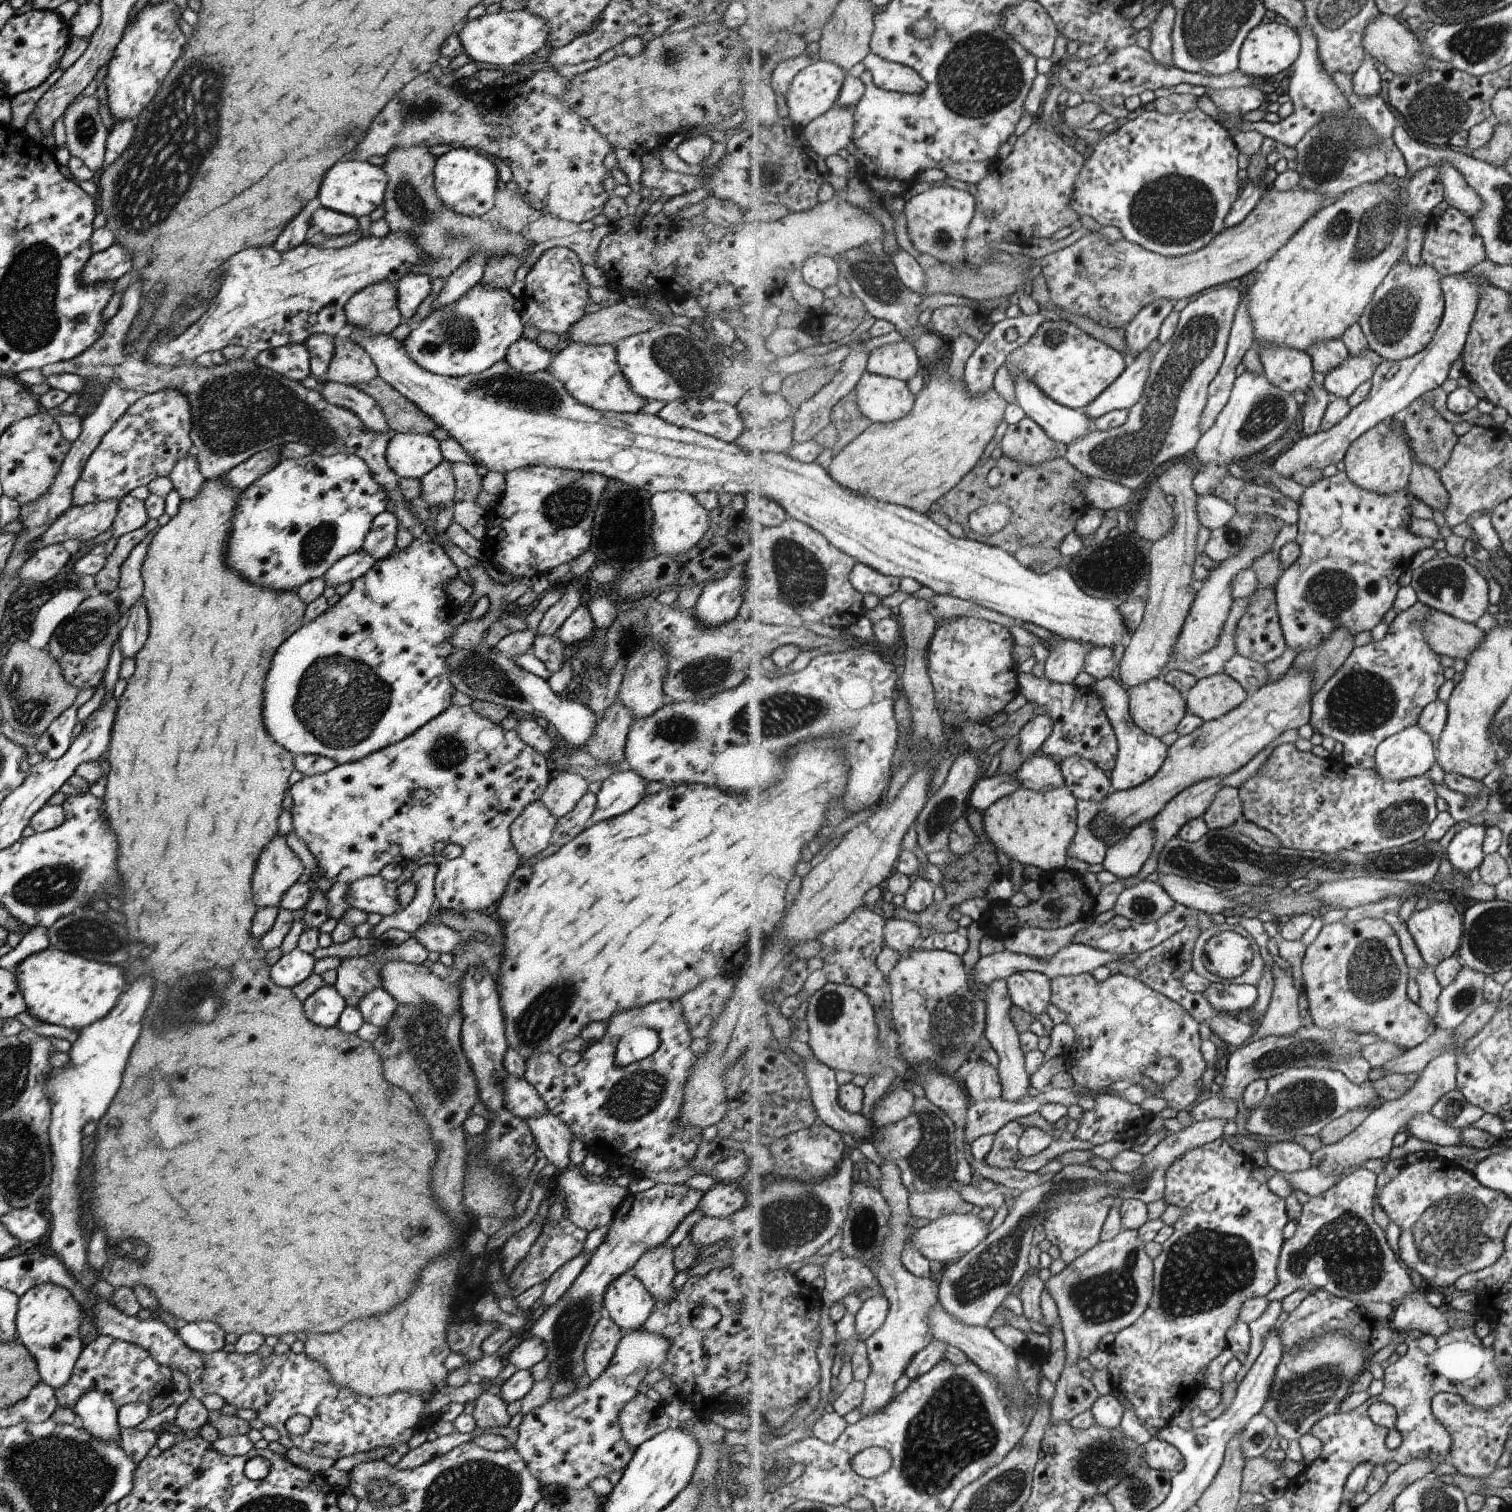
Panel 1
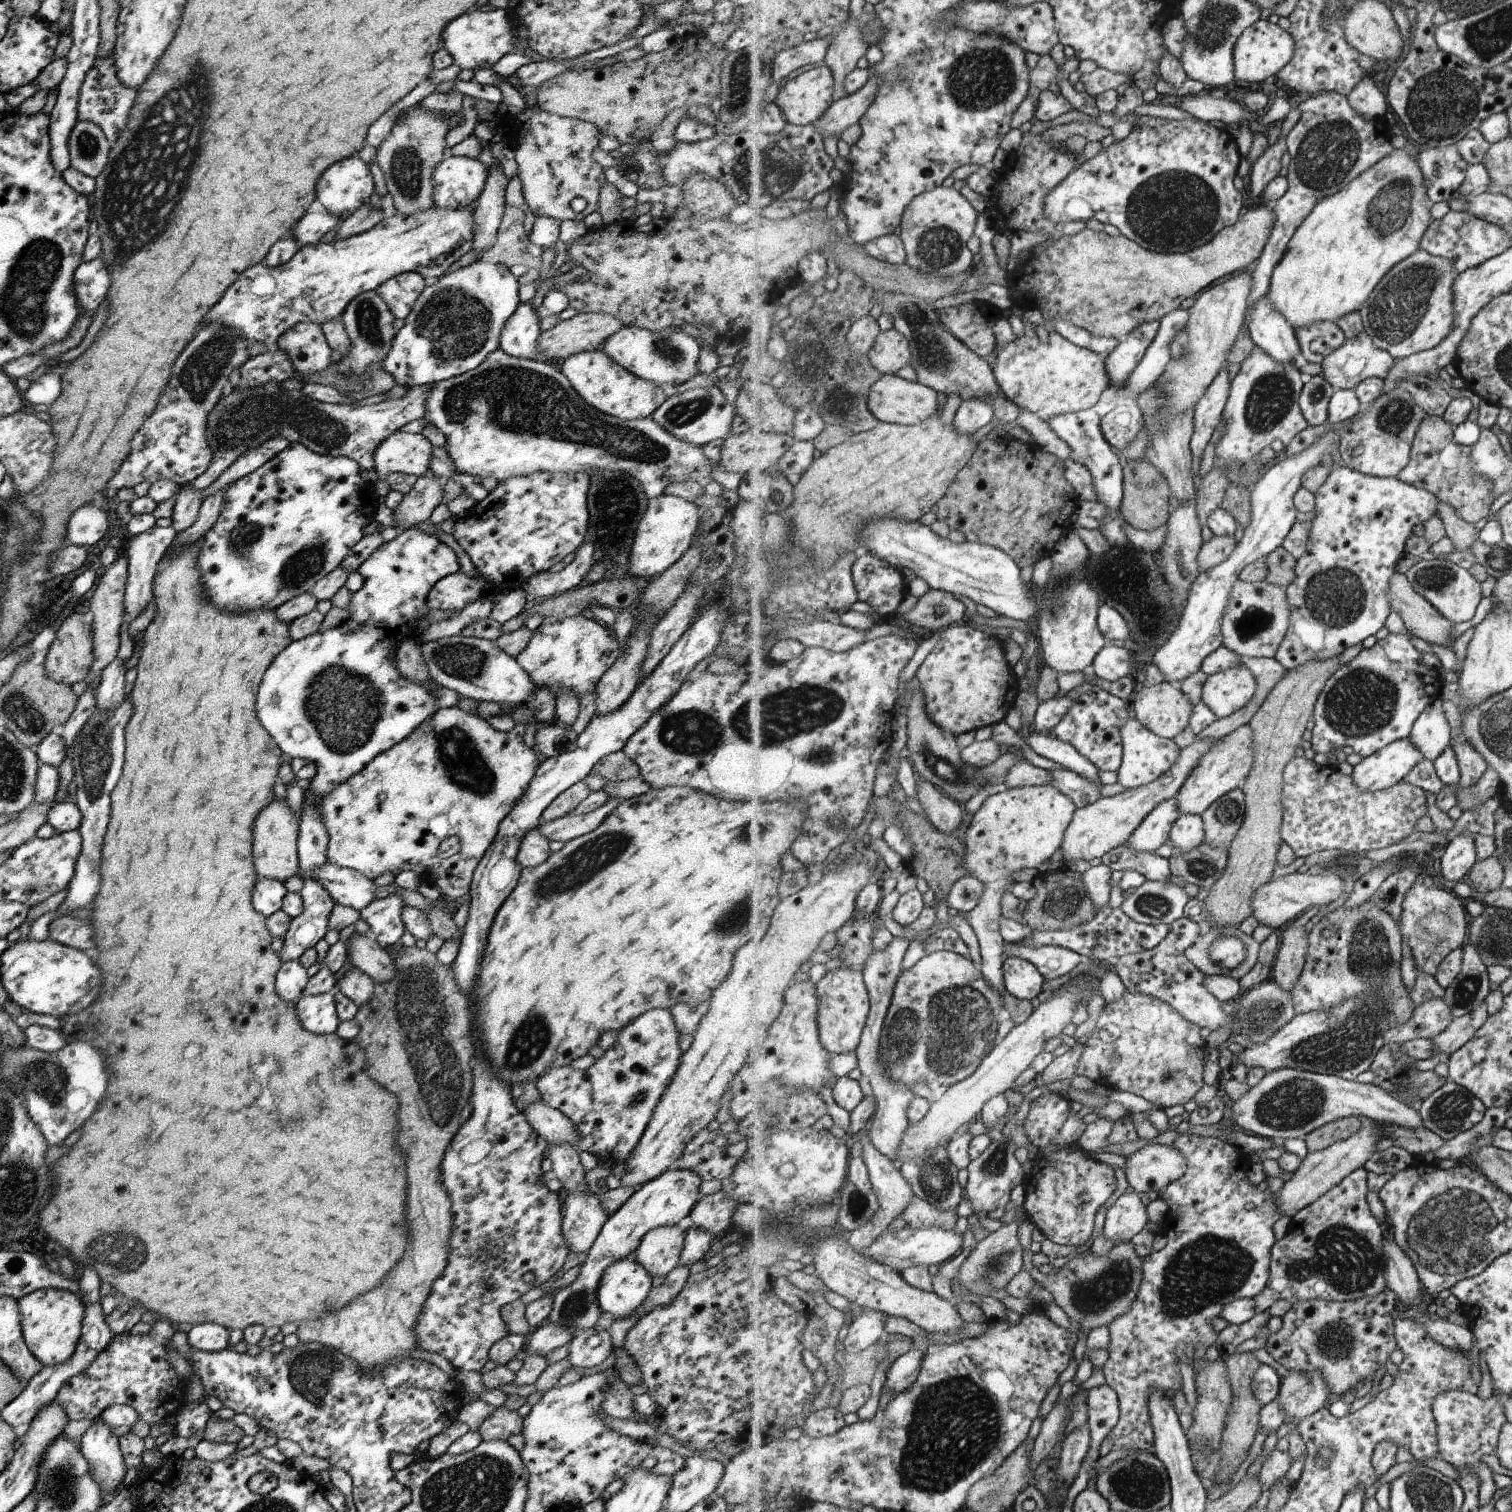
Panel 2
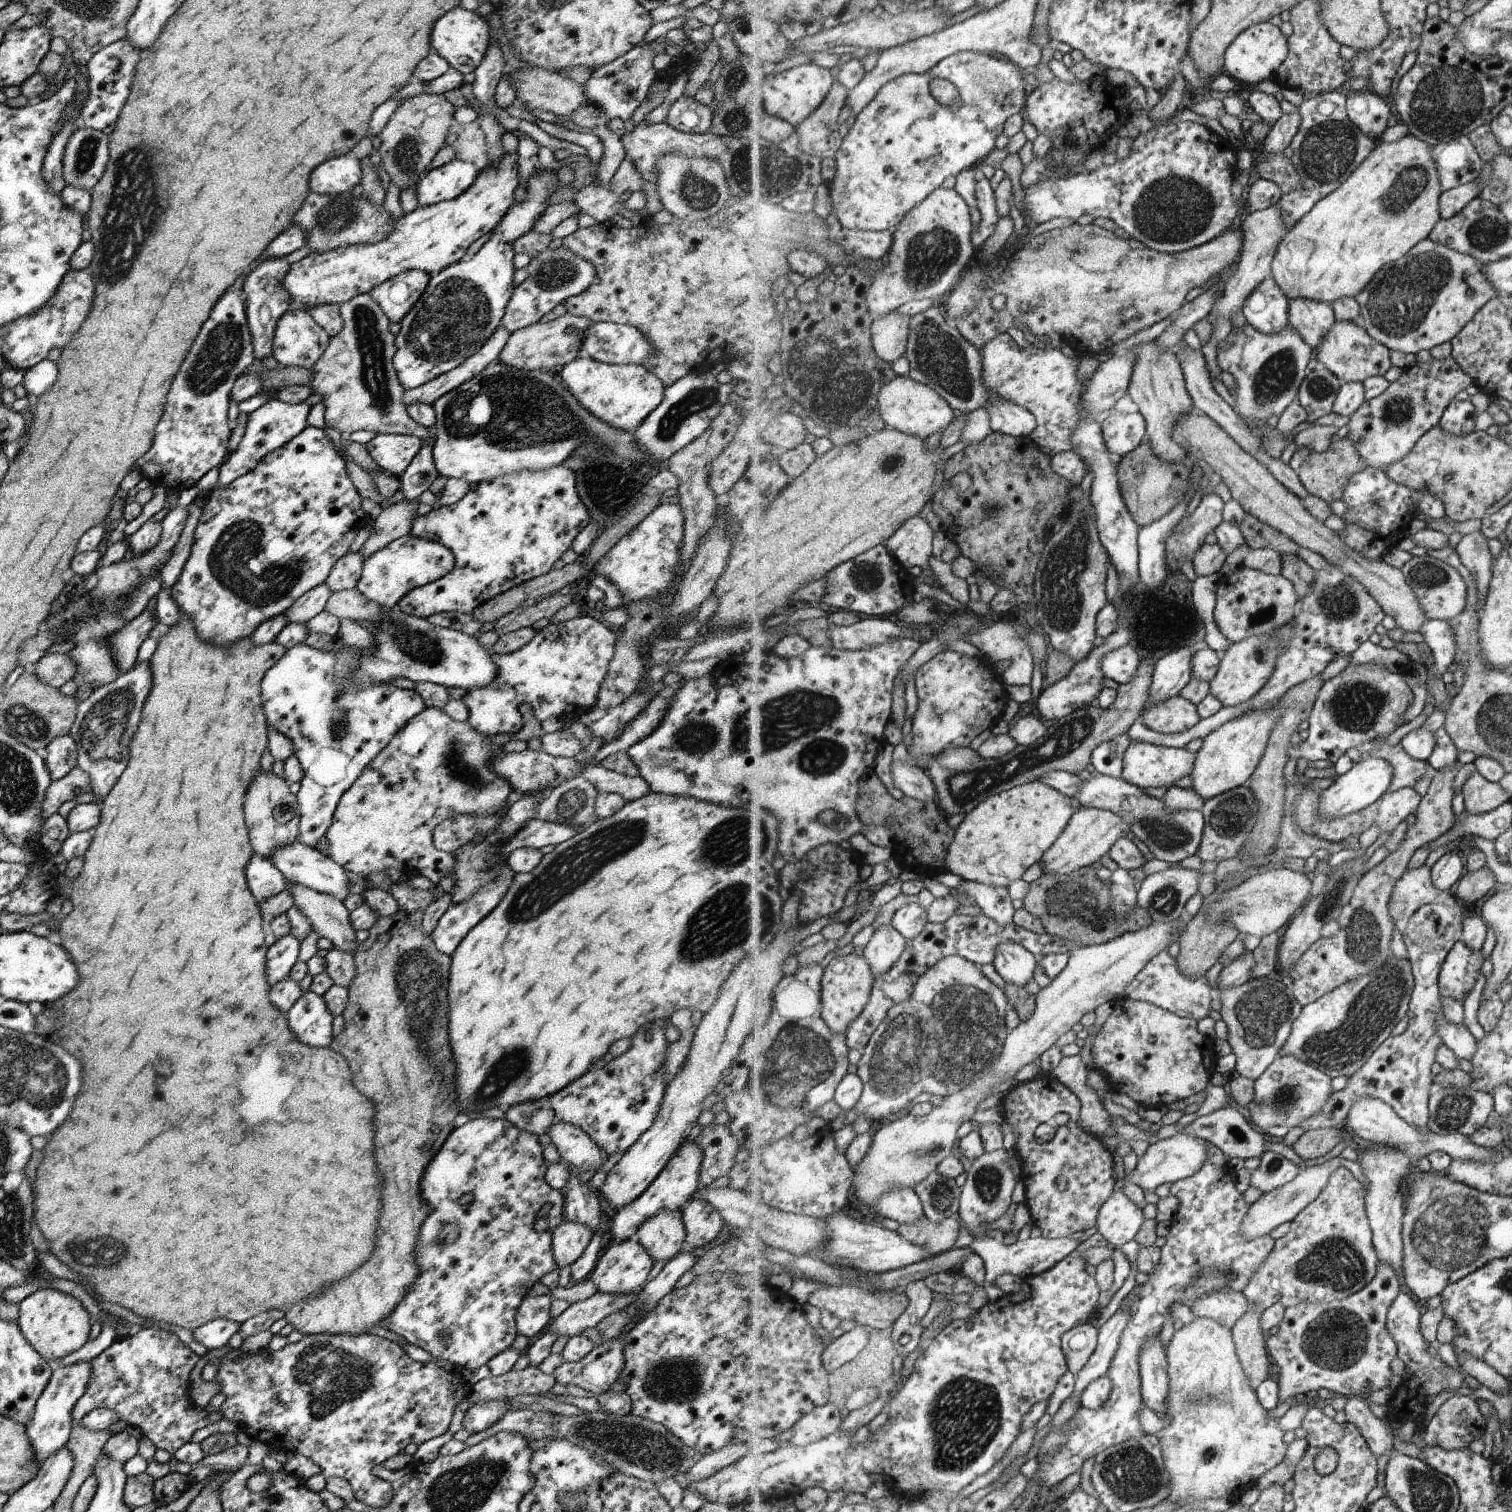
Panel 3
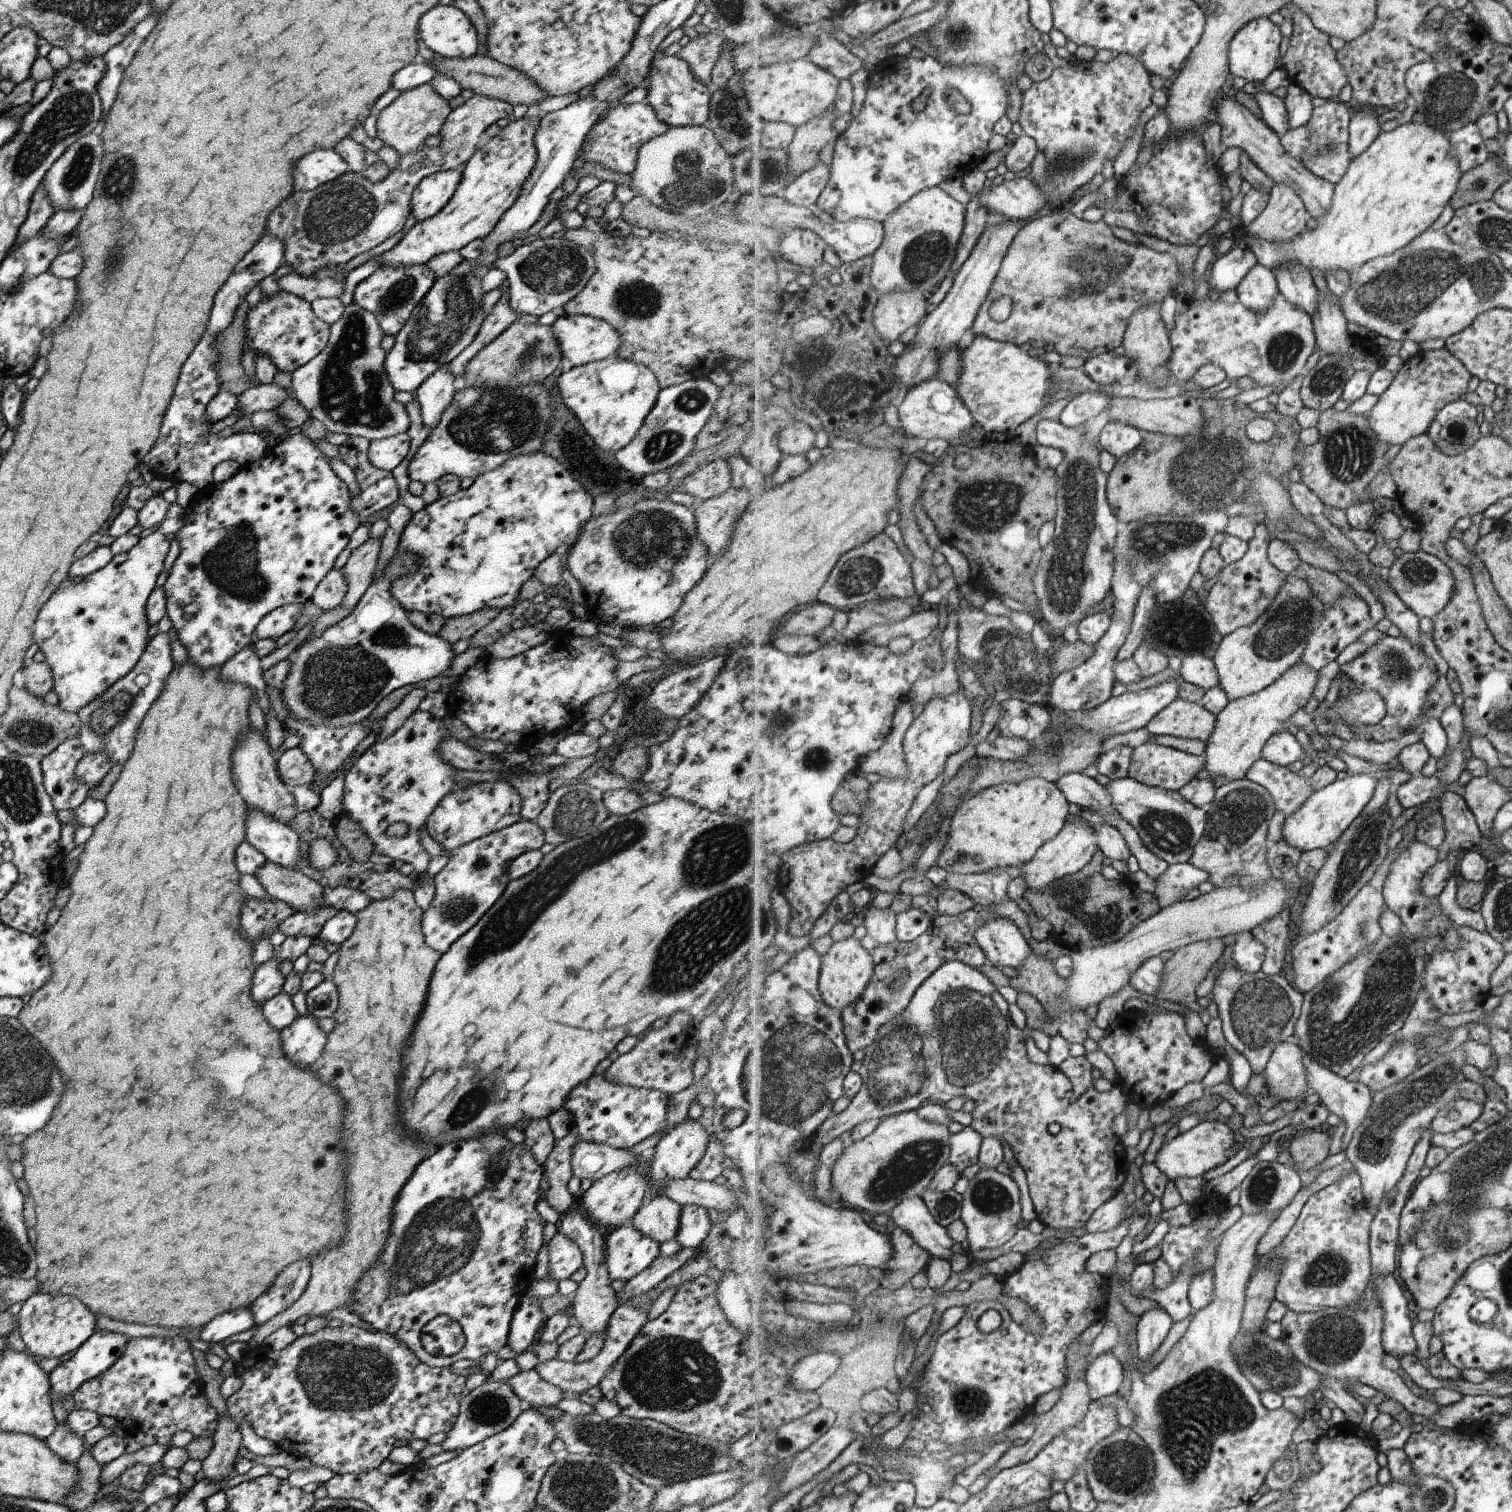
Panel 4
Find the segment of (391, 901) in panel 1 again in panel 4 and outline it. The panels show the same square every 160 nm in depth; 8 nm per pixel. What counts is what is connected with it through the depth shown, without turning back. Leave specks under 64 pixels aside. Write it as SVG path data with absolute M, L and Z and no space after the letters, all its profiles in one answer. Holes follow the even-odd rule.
M251 807L246 810L244 840L267 861L291 870L304 854L304 844L299 842L298 835L290 827Z

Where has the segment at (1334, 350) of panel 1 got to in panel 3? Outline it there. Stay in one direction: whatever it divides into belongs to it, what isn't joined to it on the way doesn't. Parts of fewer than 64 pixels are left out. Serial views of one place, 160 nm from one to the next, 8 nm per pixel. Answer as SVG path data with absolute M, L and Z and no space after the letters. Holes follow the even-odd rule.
M1309 299L1290 300L1290 324L1303 335L1315 352L1335 323L1333 305Z

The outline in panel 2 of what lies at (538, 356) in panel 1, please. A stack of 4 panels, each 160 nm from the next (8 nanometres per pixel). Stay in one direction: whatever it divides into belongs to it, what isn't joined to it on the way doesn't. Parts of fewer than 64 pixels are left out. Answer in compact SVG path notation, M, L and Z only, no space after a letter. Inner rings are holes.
M521 302L503 326L499 335L499 349L511 357L545 362L545 352L537 348L539 334L537 312L529 302Z

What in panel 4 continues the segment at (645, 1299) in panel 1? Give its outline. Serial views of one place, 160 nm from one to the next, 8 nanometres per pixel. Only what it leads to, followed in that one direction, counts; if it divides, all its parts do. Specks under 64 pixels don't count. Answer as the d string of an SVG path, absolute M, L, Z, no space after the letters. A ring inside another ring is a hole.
M632 1226L613 1229L604 1236L604 1265L610 1280L627 1282L646 1269L657 1258L658 1245Z

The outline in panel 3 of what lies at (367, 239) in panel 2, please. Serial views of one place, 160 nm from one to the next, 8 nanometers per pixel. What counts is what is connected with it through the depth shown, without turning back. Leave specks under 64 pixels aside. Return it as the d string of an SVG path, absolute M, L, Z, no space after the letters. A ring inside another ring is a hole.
M505 153L500 156L498 163L478 169L474 181L459 196L451 200L439 201L429 206L417 206L412 212L405 213L400 220L394 220L392 231L379 242L362 245L349 245L339 247L333 251L322 253L309 253L288 268L287 274L283 277L282 285L291 295L291 307L308 310L315 305L333 303L340 305L342 302L353 298L361 293L368 293L374 286L393 278L396 274L409 269L419 269L426 272L439 272L446 266L459 261L465 254L467 246L481 238L483 234L490 232L501 220L501 217L508 211L513 200L513 192L519 184L517 172L517 155Z

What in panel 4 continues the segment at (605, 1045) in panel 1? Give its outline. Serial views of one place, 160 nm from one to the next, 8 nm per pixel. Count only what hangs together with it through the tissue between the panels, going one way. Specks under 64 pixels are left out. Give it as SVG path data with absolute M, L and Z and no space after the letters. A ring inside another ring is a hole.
M593 1074L569 1091L562 1107L572 1114L572 1127L581 1141L627 1149L662 1132L666 1125L668 1099L669 1096L661 1091L615 1085L607 1082L602 1074Z

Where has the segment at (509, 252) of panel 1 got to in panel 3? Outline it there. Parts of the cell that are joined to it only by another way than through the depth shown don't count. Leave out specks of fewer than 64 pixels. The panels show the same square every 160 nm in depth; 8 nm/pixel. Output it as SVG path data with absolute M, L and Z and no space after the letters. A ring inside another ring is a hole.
M421 93L407 97L395 108L386 124L378 133L380 162L385 172L397 187L407 186L417 176L417 182L425 174L425 167L441 149L448 135L449 124L455 108L443 95Z

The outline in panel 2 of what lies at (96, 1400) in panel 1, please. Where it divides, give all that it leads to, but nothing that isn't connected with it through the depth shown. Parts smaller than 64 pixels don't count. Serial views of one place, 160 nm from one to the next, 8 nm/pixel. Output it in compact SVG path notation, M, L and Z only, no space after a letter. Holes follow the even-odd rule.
M95 1416L91 1420L91 1426L87 1426L81 1434L80 1440L81 1454L89 1464L91 1478L99 1482L99 1490L103 1490L101 1505L107 1502L109 1494L115 1492L125 1475L119 1437L111 1434L111 1428L99 1416Z

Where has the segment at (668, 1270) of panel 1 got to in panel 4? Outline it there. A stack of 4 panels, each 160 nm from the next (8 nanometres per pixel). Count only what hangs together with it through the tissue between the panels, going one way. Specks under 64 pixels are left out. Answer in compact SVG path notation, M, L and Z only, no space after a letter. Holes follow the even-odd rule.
M657 1194L648 1204L641 1205L632 1216L632 1227L652 1238L657 1244L674 1238L681 1207L665 1195Z

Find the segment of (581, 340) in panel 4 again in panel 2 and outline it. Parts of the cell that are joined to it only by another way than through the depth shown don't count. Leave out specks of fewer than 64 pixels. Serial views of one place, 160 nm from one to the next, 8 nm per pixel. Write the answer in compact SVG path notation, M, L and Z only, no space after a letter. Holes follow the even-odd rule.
M625 326L607 336L601 346L594 350L601 350L607 354L612 362L619 364L621 368L641 380L653 382L655 386L678 384L688 381L697 374L696 362L699 357L699 344L690 335L682 331L661 330L652 332L637 326Z

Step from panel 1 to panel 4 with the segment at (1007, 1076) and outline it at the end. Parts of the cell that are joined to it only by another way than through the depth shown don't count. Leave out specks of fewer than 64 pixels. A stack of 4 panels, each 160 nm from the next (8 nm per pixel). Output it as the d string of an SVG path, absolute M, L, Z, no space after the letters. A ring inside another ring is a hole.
M1043 777L1005 781L976 792L956 810L947 830L947 844L936 865L948 873L982 873L1008 866L1021 868L1046 842L1063 830L1070 802L1057 783Z

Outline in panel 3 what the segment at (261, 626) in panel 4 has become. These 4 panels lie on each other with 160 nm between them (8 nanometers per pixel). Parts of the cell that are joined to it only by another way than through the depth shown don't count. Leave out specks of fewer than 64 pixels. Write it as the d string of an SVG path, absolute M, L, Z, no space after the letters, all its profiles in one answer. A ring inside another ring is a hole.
M323 583L309 589L282 612L286 625L291 623L303 625L304 622L323 611L328 600L331 600L331 592Z

